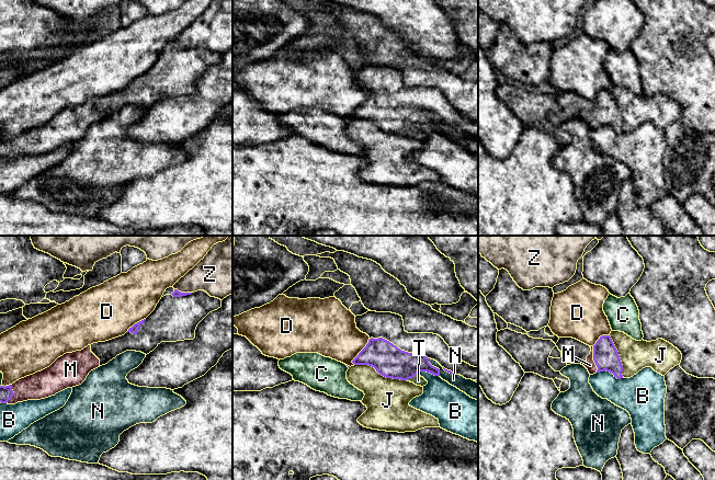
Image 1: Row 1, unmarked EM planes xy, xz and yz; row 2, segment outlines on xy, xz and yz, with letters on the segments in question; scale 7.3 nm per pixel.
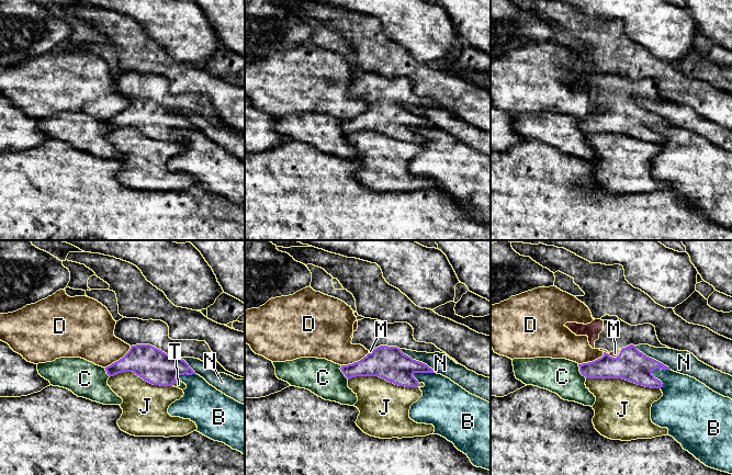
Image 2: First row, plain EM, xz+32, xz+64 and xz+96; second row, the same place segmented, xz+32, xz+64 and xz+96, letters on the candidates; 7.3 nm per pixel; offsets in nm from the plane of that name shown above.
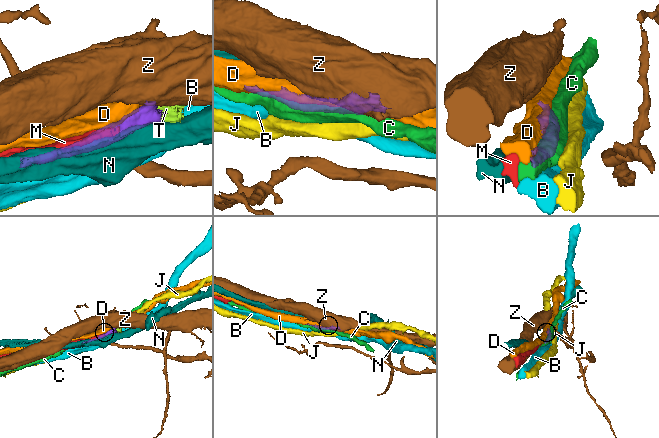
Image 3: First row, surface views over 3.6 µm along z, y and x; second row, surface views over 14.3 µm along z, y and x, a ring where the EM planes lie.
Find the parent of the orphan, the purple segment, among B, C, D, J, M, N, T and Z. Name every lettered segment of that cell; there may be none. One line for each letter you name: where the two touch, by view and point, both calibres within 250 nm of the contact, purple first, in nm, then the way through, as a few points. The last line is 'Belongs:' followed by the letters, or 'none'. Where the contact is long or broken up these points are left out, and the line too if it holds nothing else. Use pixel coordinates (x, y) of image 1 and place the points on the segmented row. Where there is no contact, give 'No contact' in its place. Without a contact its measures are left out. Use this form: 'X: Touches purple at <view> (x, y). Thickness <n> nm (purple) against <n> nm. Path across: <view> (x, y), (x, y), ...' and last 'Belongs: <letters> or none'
M: Touches purple at yz (593, 360). Thickness 190 nm (purple) against 80 nm
T: Touches purple at xz (411, 377). Thickness 240 nm (purple) against 70 nm
Belongs: M, T

